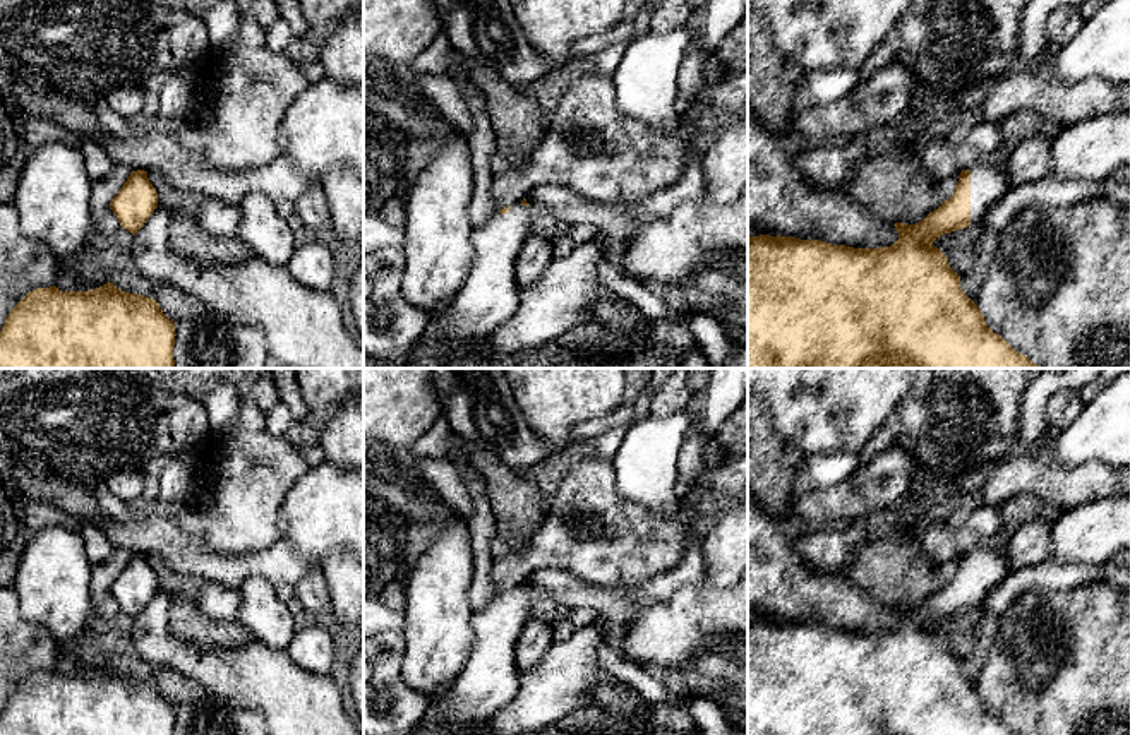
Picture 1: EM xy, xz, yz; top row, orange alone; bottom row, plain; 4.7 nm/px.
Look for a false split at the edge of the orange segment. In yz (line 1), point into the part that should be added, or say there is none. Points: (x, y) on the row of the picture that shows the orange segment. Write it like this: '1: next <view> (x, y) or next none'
1: next yz (988, 185)

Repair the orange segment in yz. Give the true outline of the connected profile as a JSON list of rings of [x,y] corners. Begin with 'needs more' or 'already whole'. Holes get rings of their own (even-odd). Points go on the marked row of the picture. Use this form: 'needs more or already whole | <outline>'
needs more | [[[977,161],[969,170],[962,170],[952,197],[923,221],[916,224],[895,223],[899,240],[890,247],[854,248],[780,235],[748,236],[748,368],[1041,368],[988,327],[977,303],[962,291],[960,276],[950,267],[947,255],[933,245],[941,235],[977,223],[1013,188],[1005,168],[993,168]]]

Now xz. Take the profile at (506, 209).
needs more | [[[523,199],[496,212],[482,228],[473,228],[473,264],[465,284],[454,296],[448,312],[432,317],[418,339],[420,350],[408,368],[456,368],[475,353],[473,343],[489,336],[508,322],[520,305],[520,286],[514,279],[516,259],[528,240],[533,211]]]

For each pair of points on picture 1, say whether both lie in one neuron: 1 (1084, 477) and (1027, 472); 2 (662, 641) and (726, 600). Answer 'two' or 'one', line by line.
1: one
2: one

